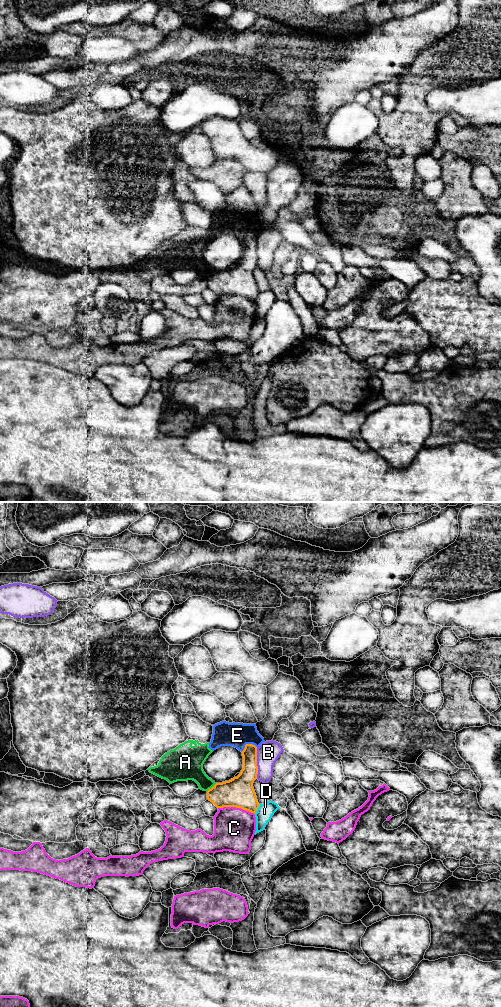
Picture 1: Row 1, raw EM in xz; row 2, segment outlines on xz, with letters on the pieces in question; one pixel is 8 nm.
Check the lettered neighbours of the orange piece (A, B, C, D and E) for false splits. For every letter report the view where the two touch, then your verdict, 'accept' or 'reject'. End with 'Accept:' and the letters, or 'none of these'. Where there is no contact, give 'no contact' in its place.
A: contact in xz; reject
B: contact in xz; reject
C: contact in xz; reject
D: contact in xz; reject
E: contact in xz; reject
Accept: none of these

